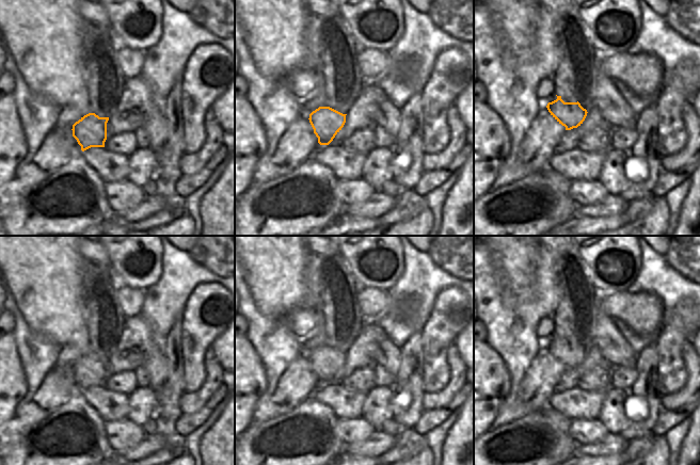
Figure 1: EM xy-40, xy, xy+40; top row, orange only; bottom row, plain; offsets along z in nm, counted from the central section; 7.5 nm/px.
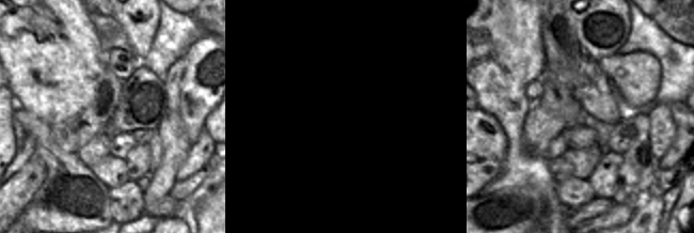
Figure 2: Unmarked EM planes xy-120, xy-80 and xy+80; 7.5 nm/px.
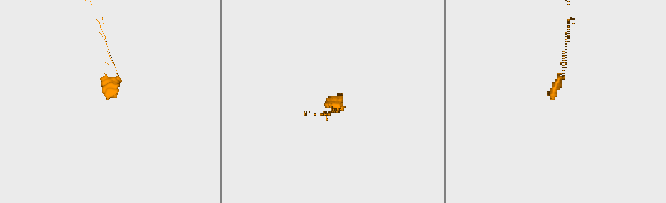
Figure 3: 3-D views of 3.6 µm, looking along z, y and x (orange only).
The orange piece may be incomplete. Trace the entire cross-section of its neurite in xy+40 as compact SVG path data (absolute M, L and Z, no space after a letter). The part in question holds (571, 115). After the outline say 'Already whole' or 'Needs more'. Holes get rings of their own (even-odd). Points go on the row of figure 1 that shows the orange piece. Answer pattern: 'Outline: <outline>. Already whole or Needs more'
Outline: M553 94L546 108L551 115L566 127L566 130L580 126L588 113L573 96L556 96Z. Needs more.

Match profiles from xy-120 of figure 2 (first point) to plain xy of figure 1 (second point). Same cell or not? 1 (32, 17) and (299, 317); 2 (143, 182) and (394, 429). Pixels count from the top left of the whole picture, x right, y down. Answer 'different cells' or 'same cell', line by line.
1: same cell
2: same cell

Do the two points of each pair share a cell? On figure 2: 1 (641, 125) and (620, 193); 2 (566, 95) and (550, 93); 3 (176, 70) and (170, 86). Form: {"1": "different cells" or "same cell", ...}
{"1": "different cells", "2": "same cell", "3": "same cell"}

